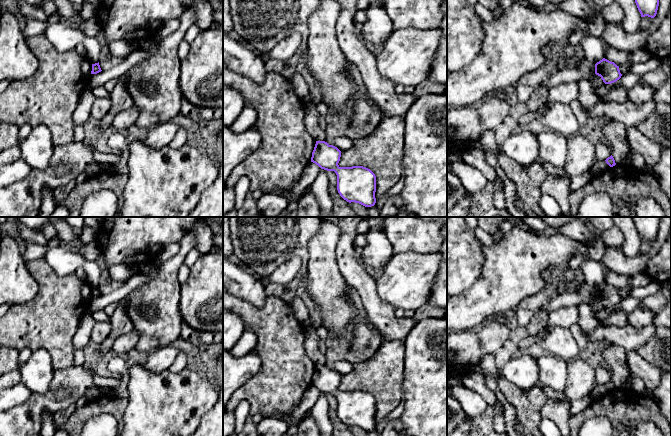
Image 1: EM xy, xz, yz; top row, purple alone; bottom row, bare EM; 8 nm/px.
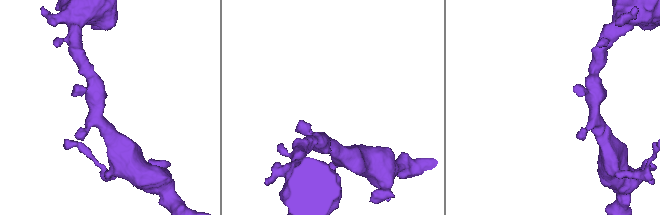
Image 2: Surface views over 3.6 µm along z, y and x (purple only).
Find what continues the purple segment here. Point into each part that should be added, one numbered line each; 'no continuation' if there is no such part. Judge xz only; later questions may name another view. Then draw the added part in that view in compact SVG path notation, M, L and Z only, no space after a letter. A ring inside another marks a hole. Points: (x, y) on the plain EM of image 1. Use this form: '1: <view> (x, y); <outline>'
no continuation

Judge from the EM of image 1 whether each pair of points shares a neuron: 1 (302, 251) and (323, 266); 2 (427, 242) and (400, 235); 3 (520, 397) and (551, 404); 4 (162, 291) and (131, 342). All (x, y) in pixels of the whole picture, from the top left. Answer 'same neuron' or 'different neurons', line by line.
1: different neurons
2: same neuron
3: different neurons
4: different neurons

